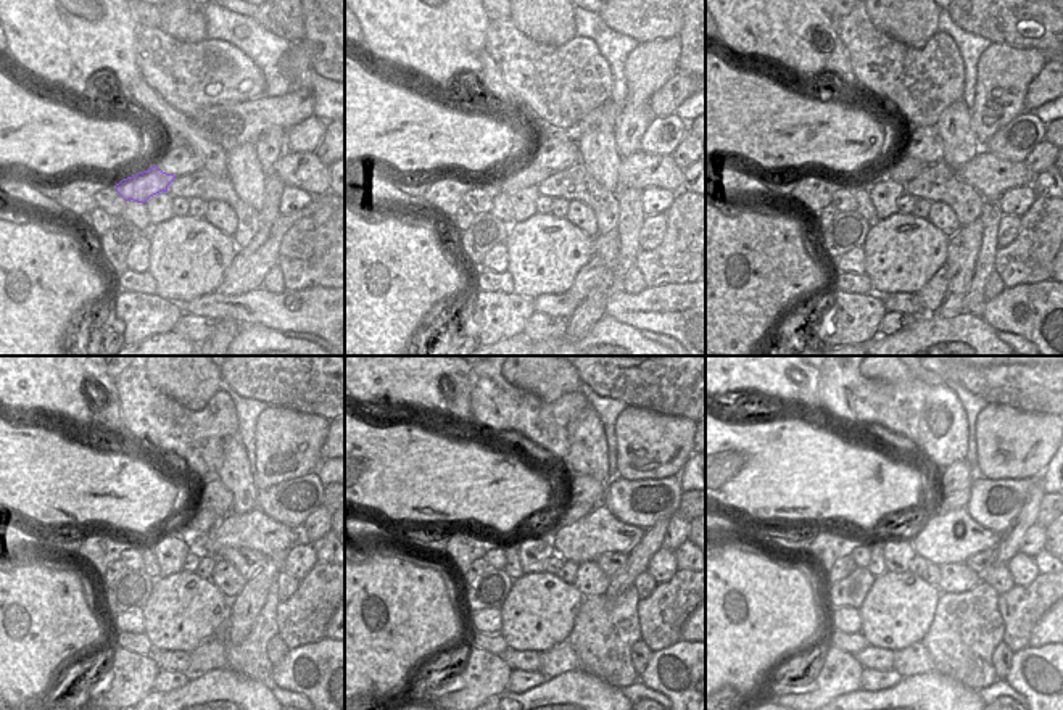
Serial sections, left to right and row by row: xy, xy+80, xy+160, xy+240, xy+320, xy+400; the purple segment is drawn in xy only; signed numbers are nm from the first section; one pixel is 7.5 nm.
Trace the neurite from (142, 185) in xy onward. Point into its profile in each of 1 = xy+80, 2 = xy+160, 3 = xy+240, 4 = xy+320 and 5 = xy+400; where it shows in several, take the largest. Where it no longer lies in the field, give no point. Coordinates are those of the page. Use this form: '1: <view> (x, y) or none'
1: xy+80 (529, 174)
2: xy+160 (904, 169)
3: xy+240 (202, 520)
4: xy+320 (575, 511)
5: xy+400 (959, 499)

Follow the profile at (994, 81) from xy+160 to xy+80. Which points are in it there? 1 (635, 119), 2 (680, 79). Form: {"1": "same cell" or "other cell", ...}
{"1": "same cell", "2": "other cell"}

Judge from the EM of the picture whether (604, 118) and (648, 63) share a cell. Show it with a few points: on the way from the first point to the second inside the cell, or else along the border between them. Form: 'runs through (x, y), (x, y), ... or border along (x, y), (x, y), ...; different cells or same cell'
border along (622, 107), (612, 126); different cells

